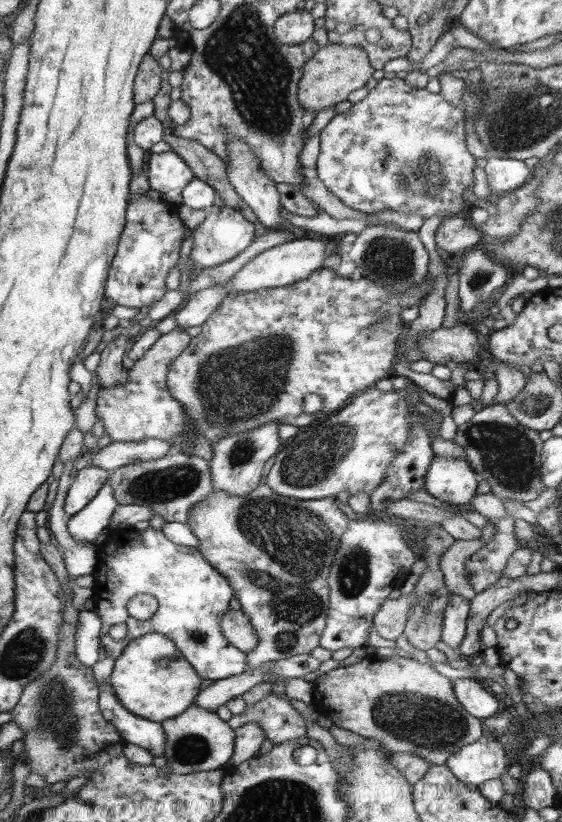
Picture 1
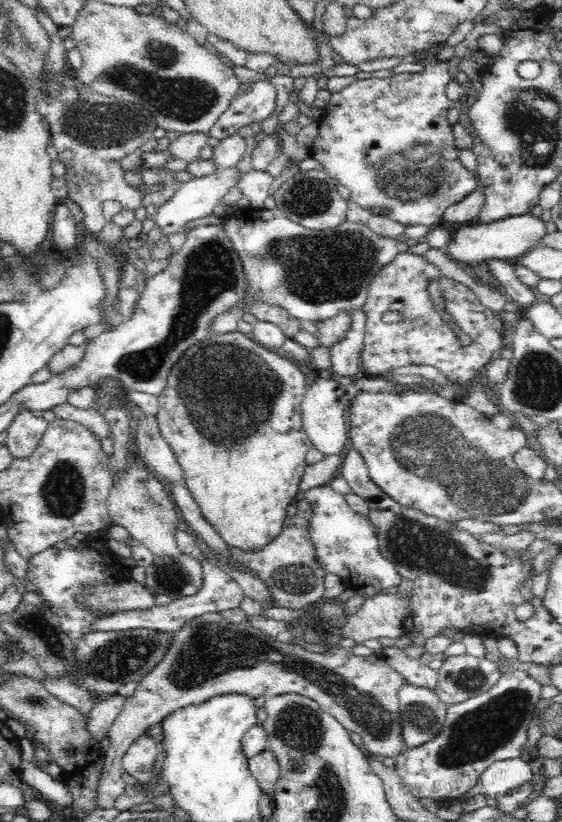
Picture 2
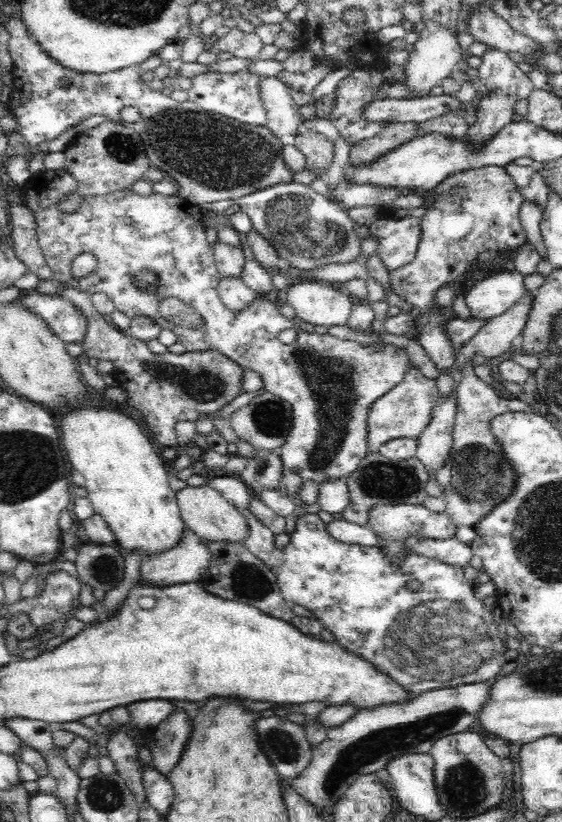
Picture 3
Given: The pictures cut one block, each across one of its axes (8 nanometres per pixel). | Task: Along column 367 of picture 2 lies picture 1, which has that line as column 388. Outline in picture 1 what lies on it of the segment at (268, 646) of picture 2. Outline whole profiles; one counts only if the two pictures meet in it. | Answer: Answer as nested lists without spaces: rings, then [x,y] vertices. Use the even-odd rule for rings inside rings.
[[[368,654],[360,662],[332,669],[310,681],[315,710],[328,716],[333,724],[356,732],[364,739],[378,739],[386,752],[414,753],[433,766],[445,764],[452,753],[468,743],[476,742],[484,733],[483,719],[468,714],[462,707],[454,695],[452,682],[451,678],[440,674],[434,667],[397,654],[387,657]]]

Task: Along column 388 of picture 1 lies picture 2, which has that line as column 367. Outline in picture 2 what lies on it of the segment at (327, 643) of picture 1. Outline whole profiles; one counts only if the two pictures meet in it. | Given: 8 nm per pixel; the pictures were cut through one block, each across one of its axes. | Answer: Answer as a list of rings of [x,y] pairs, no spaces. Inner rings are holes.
[[[324,485],[308,490],[301,498],[312,506],[313,516],[309,523],[311,540],[323,571],[340,576],[346,588],[353,588],[355,594],[365,593],[370,597],[379,590],[400,584],[402,577],[394,565],[380,555],[377,529],[367,516],[350,509],[344,494],[335,492],[330,485]]]

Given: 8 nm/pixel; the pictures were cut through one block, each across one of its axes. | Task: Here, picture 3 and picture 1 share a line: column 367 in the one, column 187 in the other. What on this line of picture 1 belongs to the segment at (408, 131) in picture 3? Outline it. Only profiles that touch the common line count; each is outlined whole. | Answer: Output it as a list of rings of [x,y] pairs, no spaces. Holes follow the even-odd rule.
[[[162,80],[158,94],[156,94],[156,96],[151,100],[155,106],[153,115],[158,118],[158,120],[162,122],[162,126],[164,126],[165,131],[161,140],[168,143],[171,147],[171,151],[178,154],[180,158],[182,158],[184,162],[190,166],[196,178],[207,182],[218,194],[220,194],[220,197],[223,199],[224,206],[239,210],[248,220],[250,220],[250,222],[256,222],[258,220],[258,216],[256,216],[256,214],[254,214],[254,210],[252,210],[252,208],[244,202],[244,199],[236,192],[236,189],[228,180],[225,162],[214,154],[214,152],[211,152],[208,148],[201,146],[198,142],[190,141],[188,138],[181,138],[175,134],[174,127],[178,124],[174,124],[174,122],[170,120],[170,116],[168,116],[168,105],[172,103],[172,100],[170,100],[171,90],[170,82]]]

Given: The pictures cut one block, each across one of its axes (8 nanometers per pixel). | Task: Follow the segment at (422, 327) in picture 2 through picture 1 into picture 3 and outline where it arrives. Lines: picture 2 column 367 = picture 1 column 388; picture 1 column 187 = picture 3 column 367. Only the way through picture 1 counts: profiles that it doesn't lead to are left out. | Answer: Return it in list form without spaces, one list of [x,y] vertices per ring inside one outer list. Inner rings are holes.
[[[66,169],[62,170],[45,170],[44,172],[40,172],[32,176],[32,178],[22,187],[23,192],[25,193],[25,204],[27,207],[33,212],[37,222],[37,239],[40,248],[42,249],[43,255],[45,256],[45,261],[47,265],[52,269],[52,276],[54,281],[63,284],[67,288],[74,288],[75,290],[87,293],[88,295],[93,295],[94,293],[104,293],[106,294],[110,300],[112,300],[115,309],[120,312],[124,312],[130,319],[133,319],[136,316],[147,316],[148,318],[154,319],[163,329],[172,330],[177,336],[177,340],[180,341],[180,344],[184,345],[186,351],[203,351],[208,349],[214,349],[220,351],[220,353],[228,356],[228,358],[236,361],[236,363],[240,364],[244,370],[254,370],[262,376],[262,381],[264,381],[264,389],[272,394],[275,394],[277,397],[280,397],[283,401],[289,402],[292,407],[292,424],[290,432],[287,436],[286,442],[278,449],[279,455],[281,456],[283,462],[283,478],[282,482],[280,482],[280,490],[286,497],[293,500],[299,491],[301,491],[302,483],[307,480],[311,480],[316,484],[320,485],[322,482],[347,477],[349,473],[356,470],[358,468],[359,462],[364,458],[364,455],[369,453],[368,450],[368,441],[367,441],[367,416],[368,411],[370,410],[370,405],[380,396],[385,395],[387,390],[393,389],[405,375],[406,369],[412,365],[410,358],[407,356],[406,351],[404,349],[400,349],[392,344],[384,344],[384,346],[362,346],[358,344],[355,340],[340,340],[331,334],[323,334],[319,335],[318,333],[311,332],[308,333],[301,328],[296,327],[297,339],[295,342],[291,344],[284,344],[279,339],[280,332],[286,328],[294,328],[294,321],[292,319],[286,317],[278,307],[275,305],[275,302],[272,300],[272,297],[266,296],[256,296],[254,300],[252,300],[252,304],[250,306],[246,306],[242,312],[232,312],[219,297],[218,288],[220,282],[220,274],[215,272],[214,269],[214,249],[208,243],[206,239],[206,228],[203,223],[202,212],[200,212],[200,208],[192,203],[180,198],[178,195],[166,196],[160,193],[152,193],[150,196],[142,196],[132,192],[132,189],[126,190],[117,190],[116,192],[105,194],[102,196],[96,195],[86,195],[82,197],[83,201],[80,207],[72,213],[63,213],[58,210],[56,207],[56,203],[59,199],[65,194],[72,194],[72,192],[76,192],[78,190],[78,181],[72,176],[72,174],[68,173]],[[84,252],[90,252],[90,254],[94,254],[97,260],[97,265],[92,273],[90,273],[86,277],[81,277],[79,279],[72,277],[71,275],[71,262],[72,260],[78,256],[78,254],[84,254]],[[144,271],[152,271],[152,273],[158,274],[159,278],[159,288],[156,293],[146,293],[146,291],[142,291],[140,283],[138,283],[137,276]],[[174,297],[186,304],[194,307],[198,313],[200,313],[200,317],[202,317],[202,321],[204,321],[204,326],[200,326],[200,328],[188,328],[183,327],[177,324],[174,324],[168,321],[159,311],[159,304],[164,300],[164,298]]]

